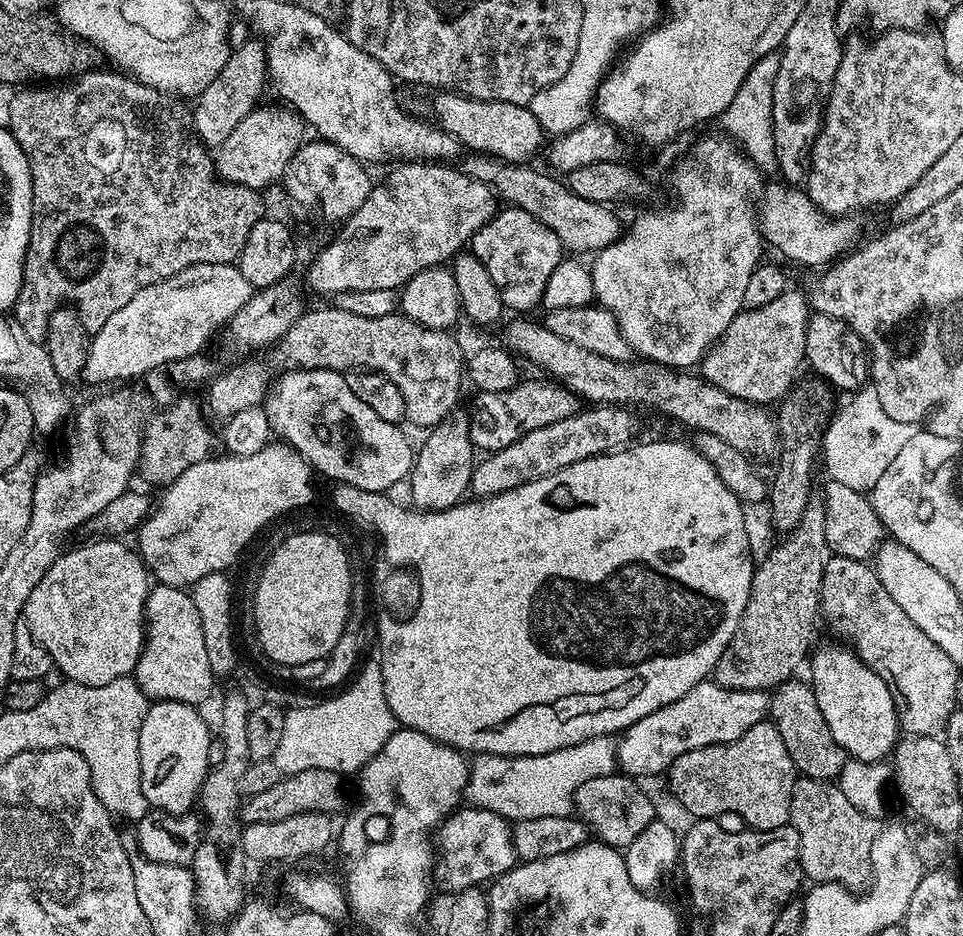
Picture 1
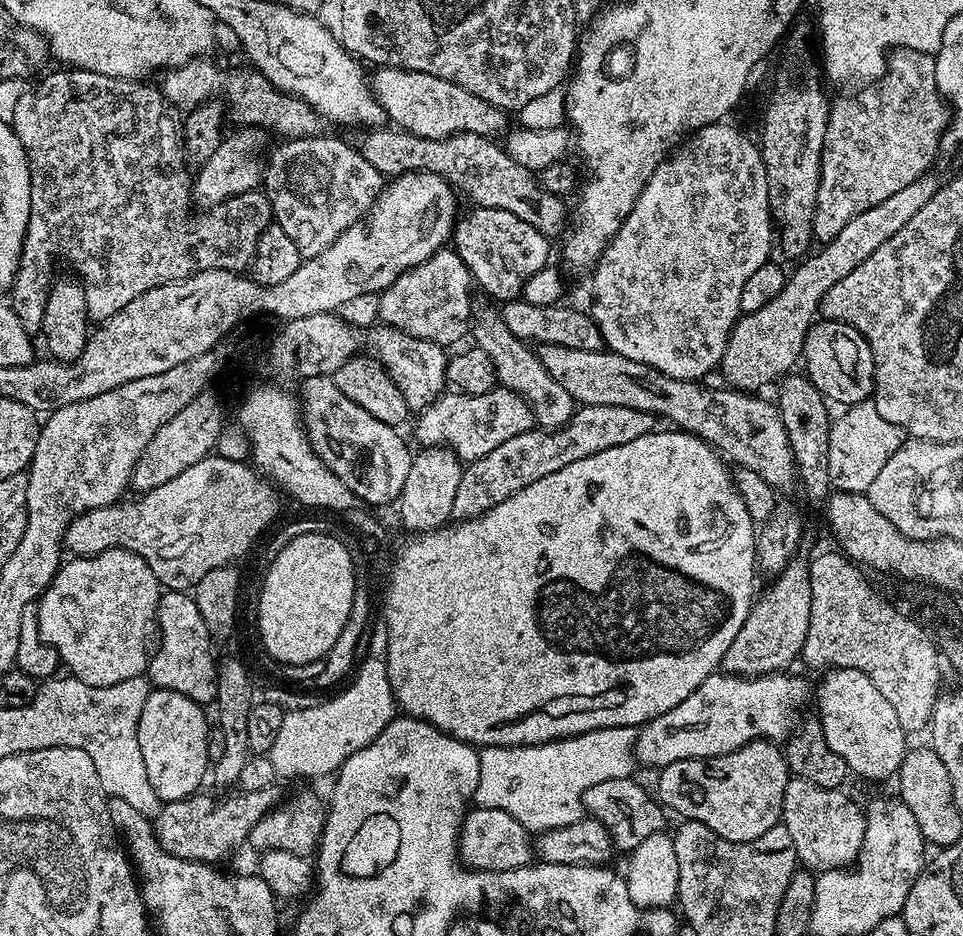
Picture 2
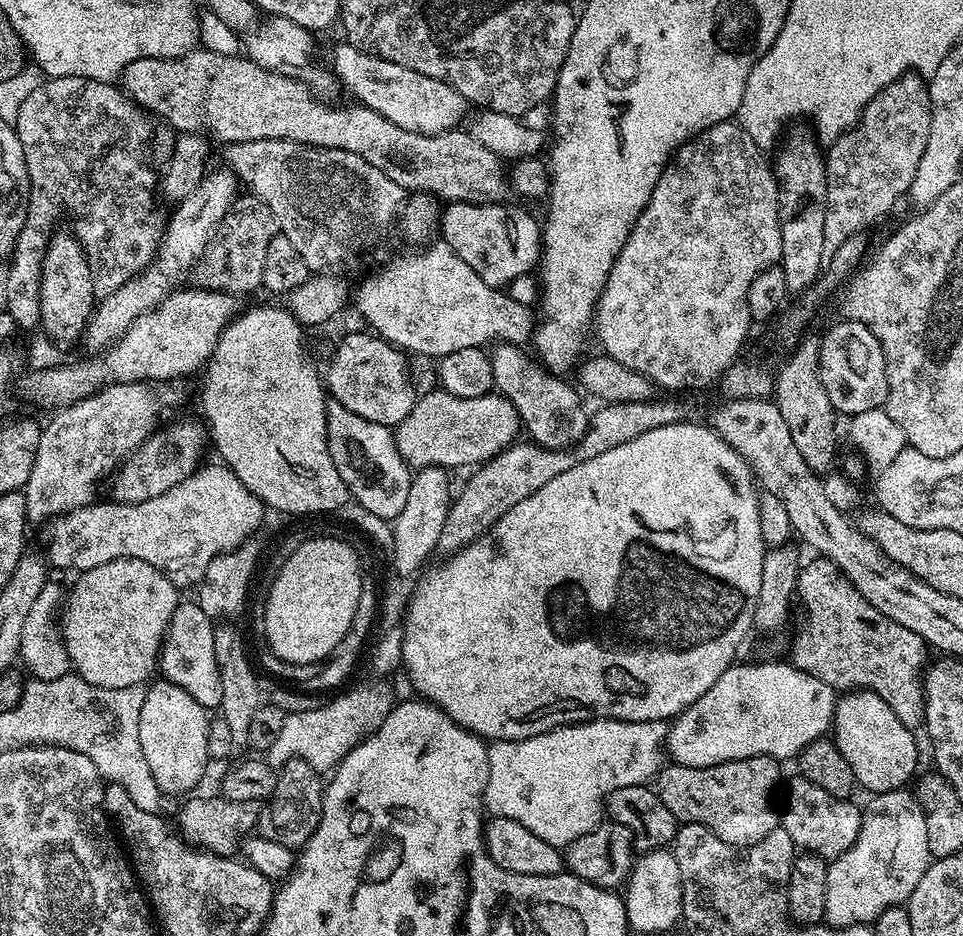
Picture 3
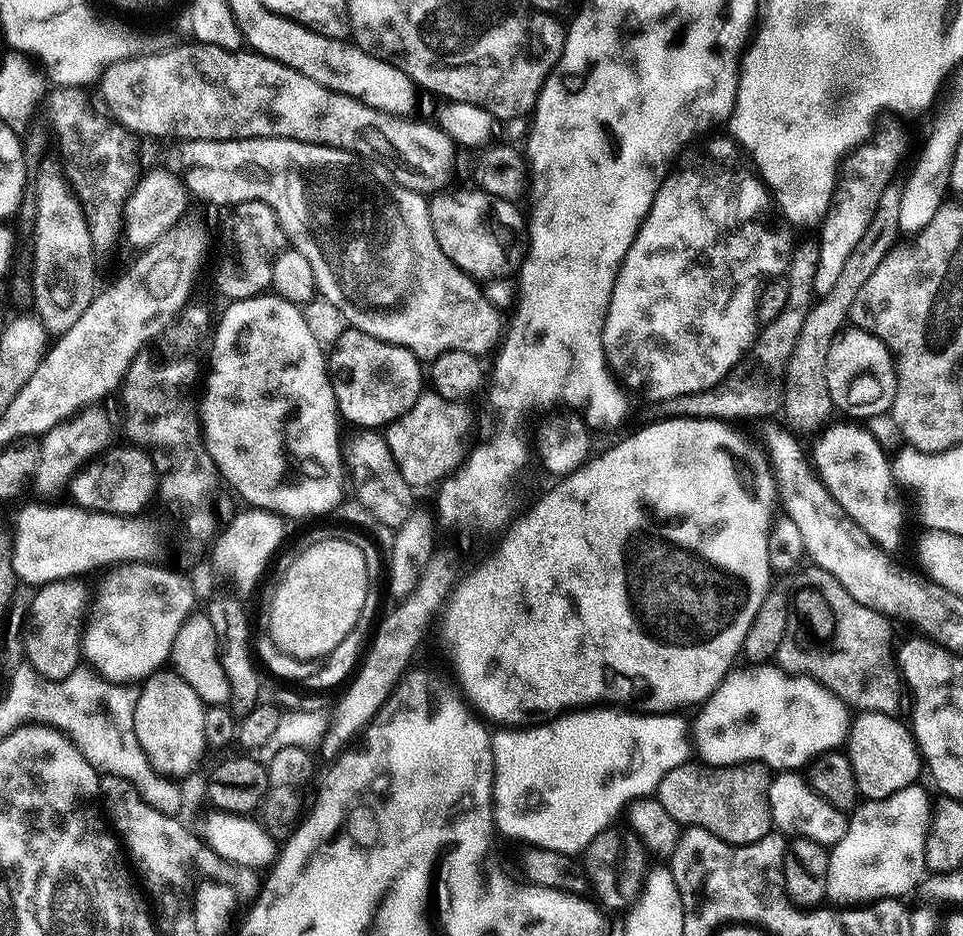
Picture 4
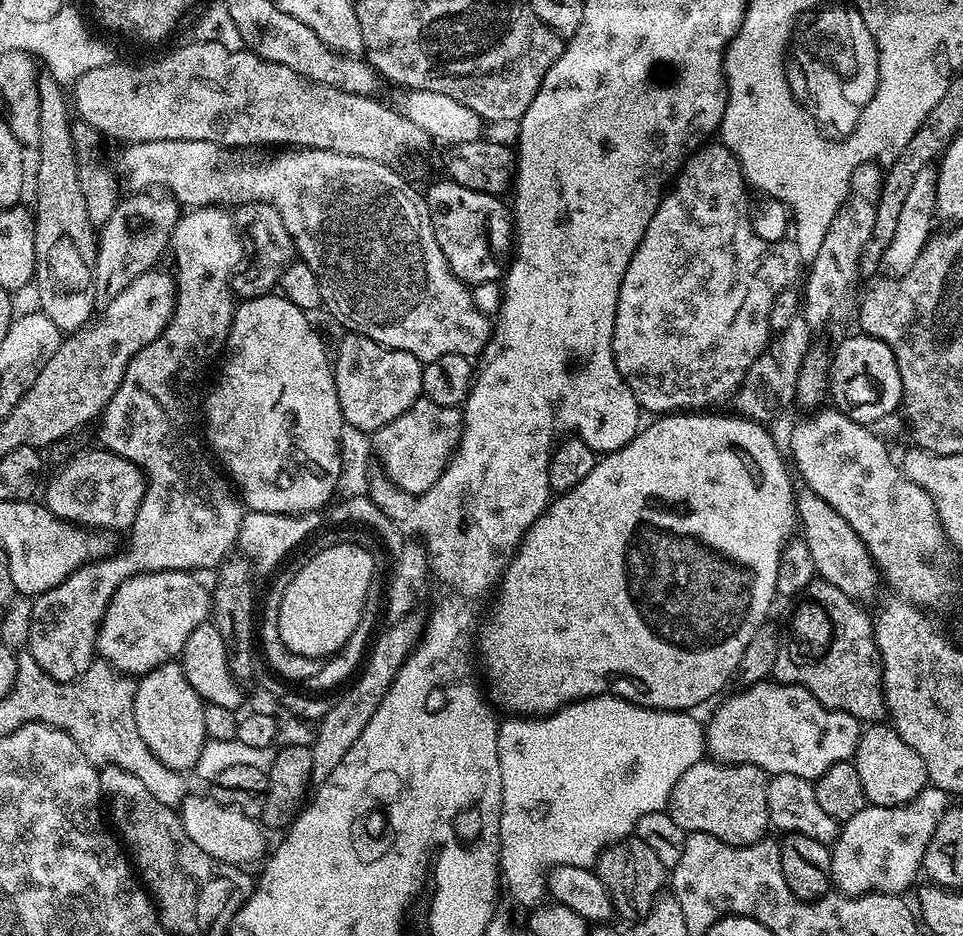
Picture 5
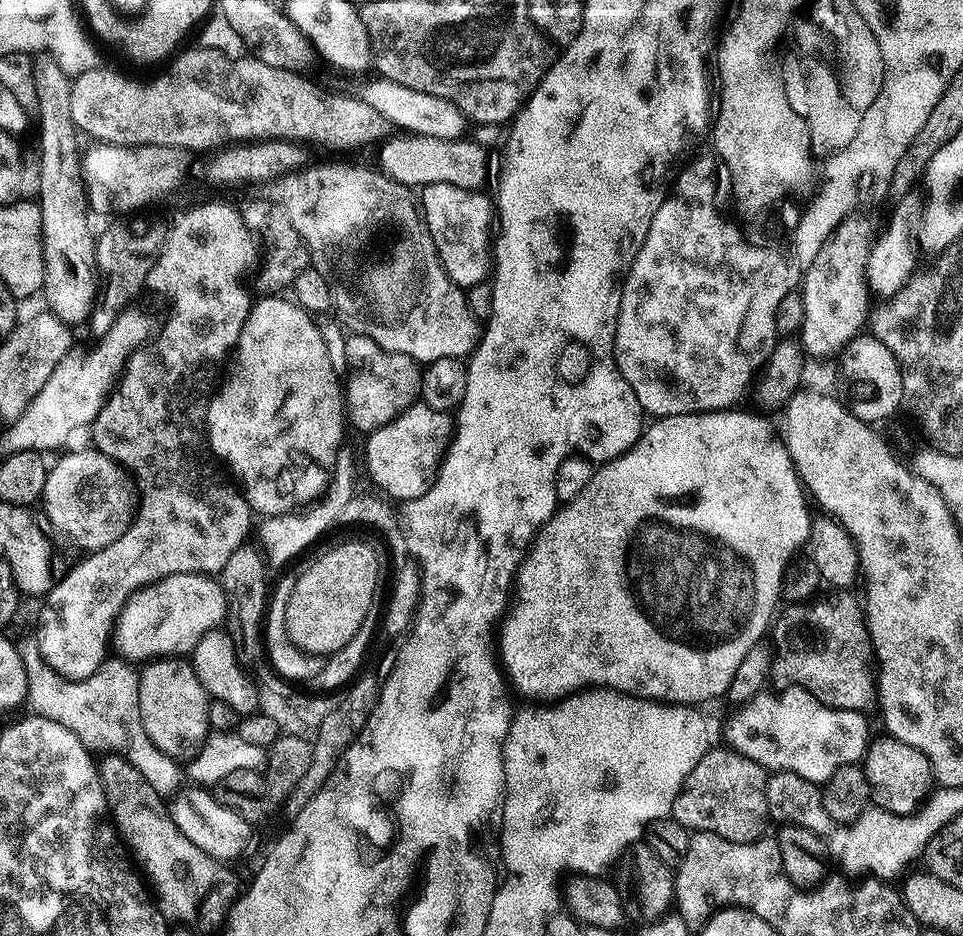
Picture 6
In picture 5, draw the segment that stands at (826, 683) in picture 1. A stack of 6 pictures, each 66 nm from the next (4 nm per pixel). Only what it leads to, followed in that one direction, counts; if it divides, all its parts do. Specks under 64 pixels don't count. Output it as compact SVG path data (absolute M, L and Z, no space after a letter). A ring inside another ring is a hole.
M872 722L860 733L854 763L858 778L862 778L865 801L891 804L913 800L929 783L928 771L918 755L887 723Z

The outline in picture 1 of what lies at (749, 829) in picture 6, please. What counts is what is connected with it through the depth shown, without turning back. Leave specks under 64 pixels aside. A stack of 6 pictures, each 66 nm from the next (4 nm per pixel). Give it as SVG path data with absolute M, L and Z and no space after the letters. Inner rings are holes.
M765 722L755 724L750 730L746 730L746 734L742 734L742 738L729 744L715 744L682 754L668 769L666 779L677 802L689 812L689 817L724 818L729 812L732 816L740 815L748 823L745 825L749 829L765 832L789 823L790 802L798 773L794 762L790 762L790 754L786 750L786 742L782 742L782 734L778 734L775 724Z

